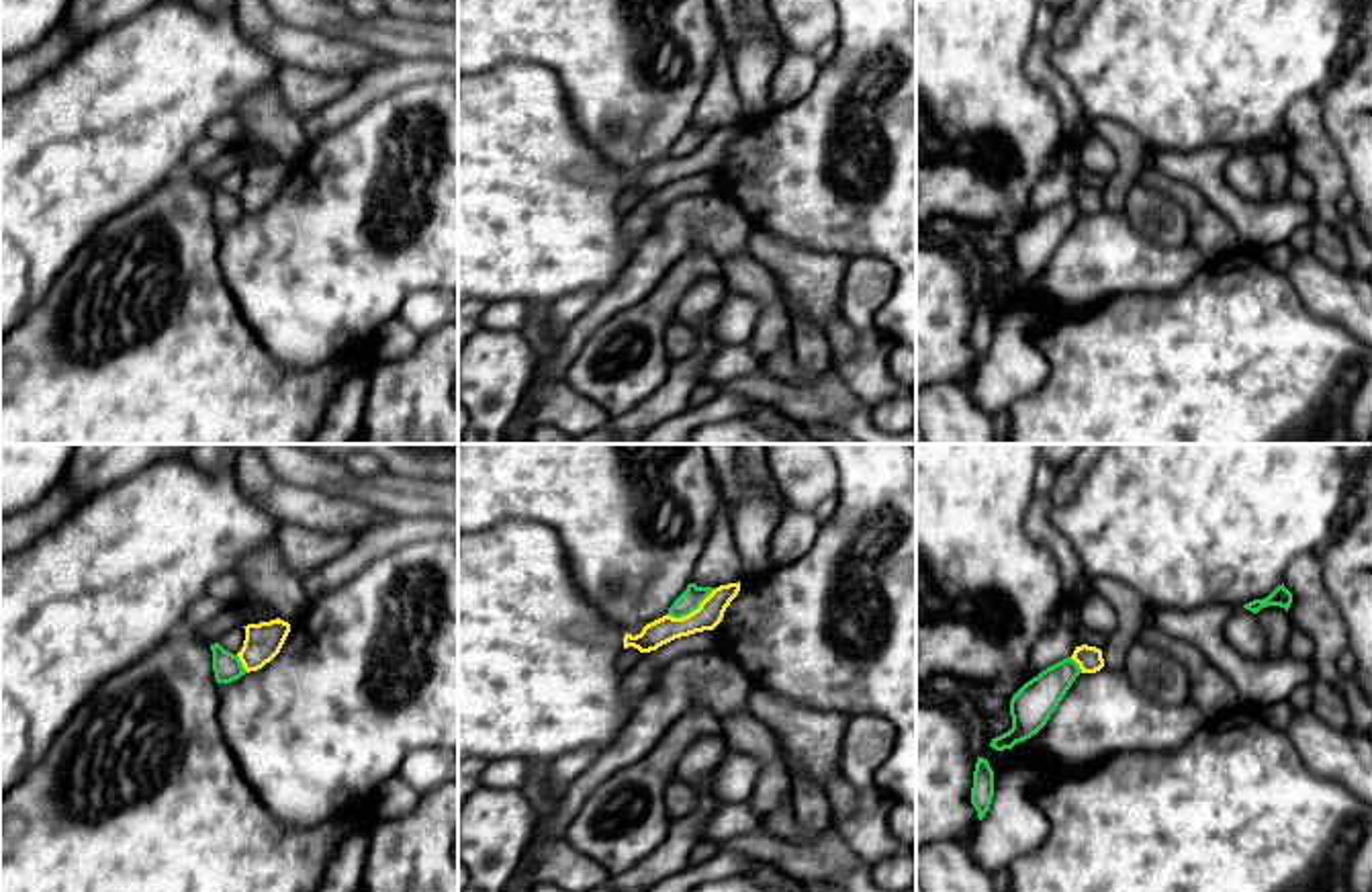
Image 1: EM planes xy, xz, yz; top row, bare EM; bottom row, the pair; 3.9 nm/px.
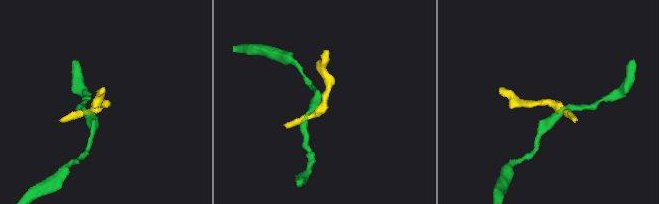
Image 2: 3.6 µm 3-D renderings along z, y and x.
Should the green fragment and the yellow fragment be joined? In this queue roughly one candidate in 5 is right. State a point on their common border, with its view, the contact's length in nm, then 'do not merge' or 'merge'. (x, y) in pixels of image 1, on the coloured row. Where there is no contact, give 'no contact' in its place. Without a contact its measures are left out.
meets green in xz at (690, 612); contact 220 nm long; do not merge

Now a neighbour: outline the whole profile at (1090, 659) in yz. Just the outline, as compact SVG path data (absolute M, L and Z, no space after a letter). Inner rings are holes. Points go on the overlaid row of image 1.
M1076 646L1071 659L1080 665L1082 673L1096 673L1104 667L1102 651L1096 646Z

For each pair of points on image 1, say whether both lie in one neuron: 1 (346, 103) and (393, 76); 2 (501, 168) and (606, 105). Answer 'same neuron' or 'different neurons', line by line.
1: same neuron
2: different neurons

